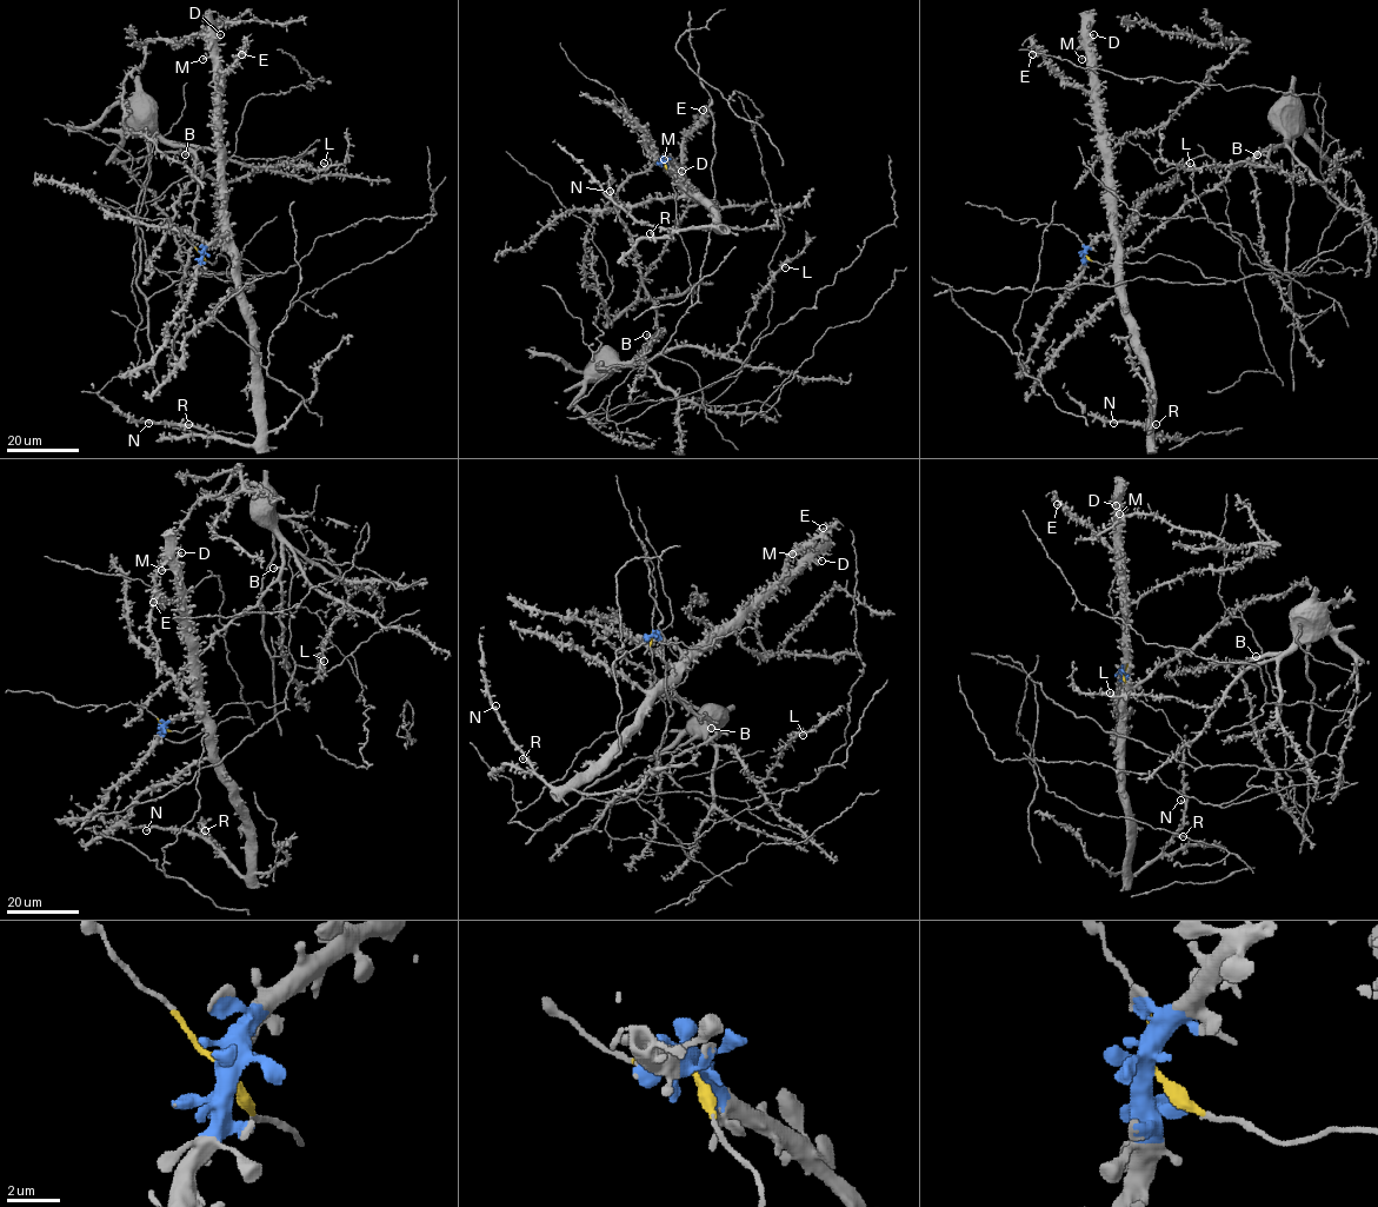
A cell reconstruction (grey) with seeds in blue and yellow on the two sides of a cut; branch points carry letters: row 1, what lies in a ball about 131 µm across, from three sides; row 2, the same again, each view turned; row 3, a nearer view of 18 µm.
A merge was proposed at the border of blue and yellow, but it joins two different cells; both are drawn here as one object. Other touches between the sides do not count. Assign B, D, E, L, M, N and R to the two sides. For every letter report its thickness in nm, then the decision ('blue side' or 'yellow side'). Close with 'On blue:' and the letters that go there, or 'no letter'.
B: 440 nm | yellow side
D: 360 nm | blue side
E: 360 nm | blue side
L: 320 nm | yellow side
M: 440 nm | blue side
N: 400 nm | blue side
R: 480 nm | blue side
On blue: D, E, M, N, R

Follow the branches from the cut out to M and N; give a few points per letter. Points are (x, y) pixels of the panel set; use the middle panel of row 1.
M: (663, 161), (680, 177), (685, 187), (664, 159)
N: (663, 161), (712, 214), (716, 229), (719, 227), (667, 229), (644, 224), (621, 209), (610, 191)

